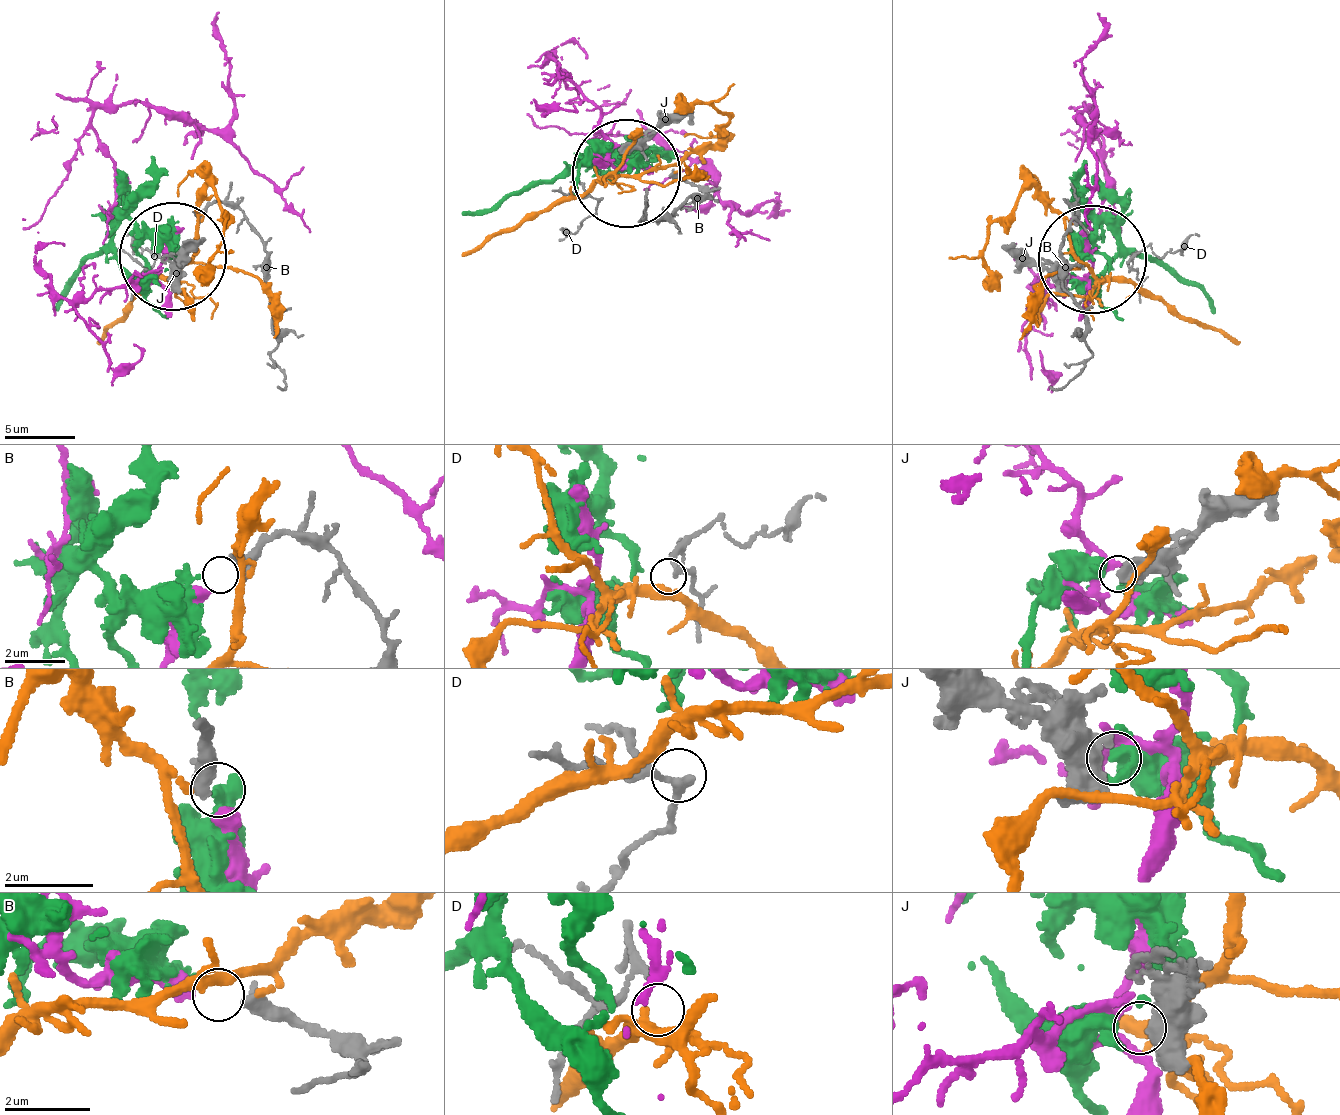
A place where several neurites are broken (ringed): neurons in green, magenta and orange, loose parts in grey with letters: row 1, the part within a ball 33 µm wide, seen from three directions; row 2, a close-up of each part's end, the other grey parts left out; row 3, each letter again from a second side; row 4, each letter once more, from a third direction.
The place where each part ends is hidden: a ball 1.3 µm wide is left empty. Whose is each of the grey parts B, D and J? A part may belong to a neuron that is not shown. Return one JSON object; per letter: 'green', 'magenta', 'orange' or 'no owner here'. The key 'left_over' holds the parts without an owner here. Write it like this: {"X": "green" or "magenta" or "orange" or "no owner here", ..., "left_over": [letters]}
{"B": "magenta", "D": "no owner here", "J": "green", "left_over": ["D"]}

